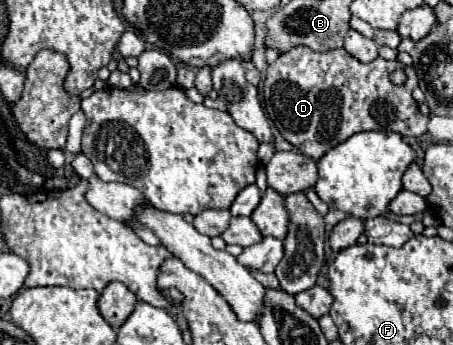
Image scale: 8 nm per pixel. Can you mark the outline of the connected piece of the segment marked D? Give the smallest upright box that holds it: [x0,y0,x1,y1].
[264,46,428,158]

